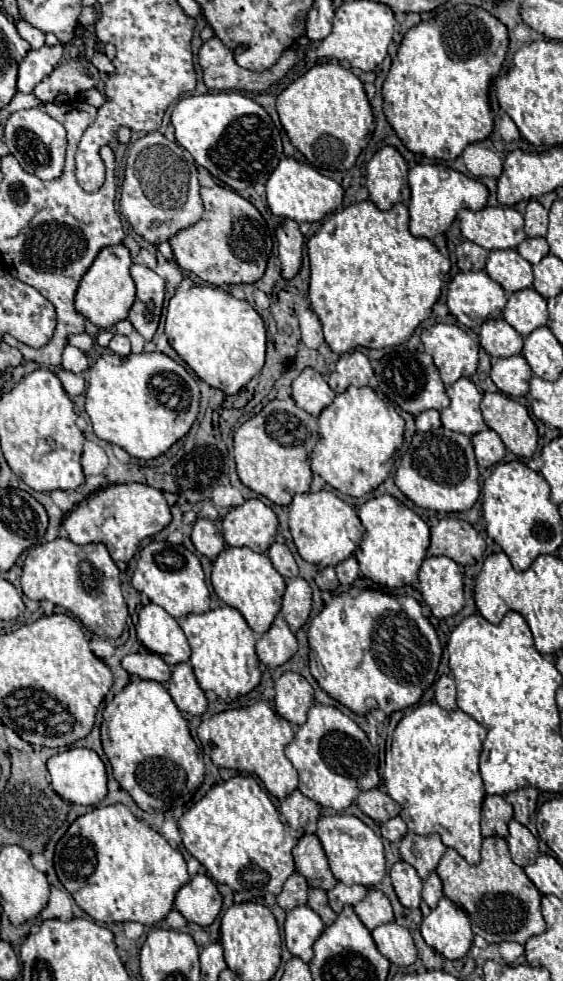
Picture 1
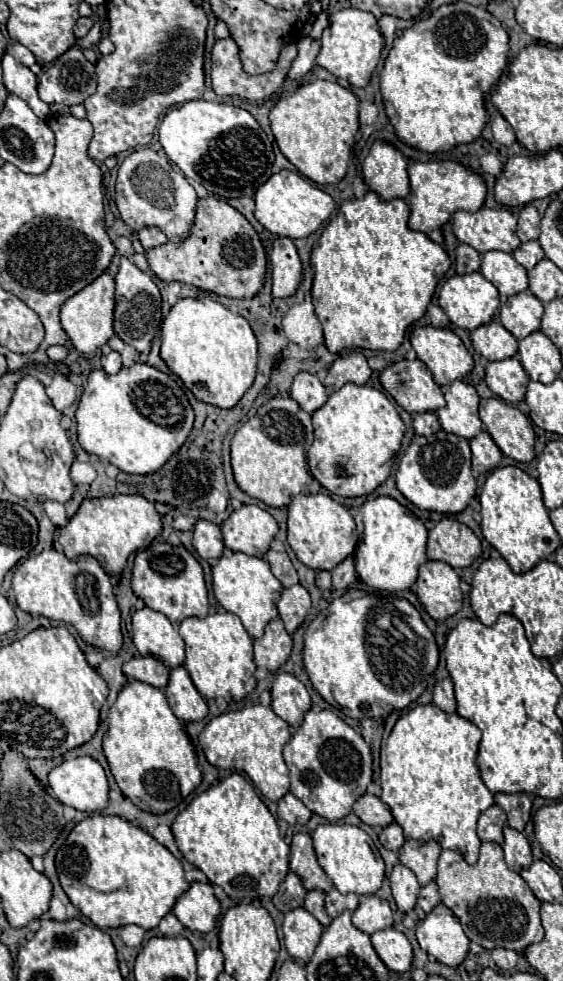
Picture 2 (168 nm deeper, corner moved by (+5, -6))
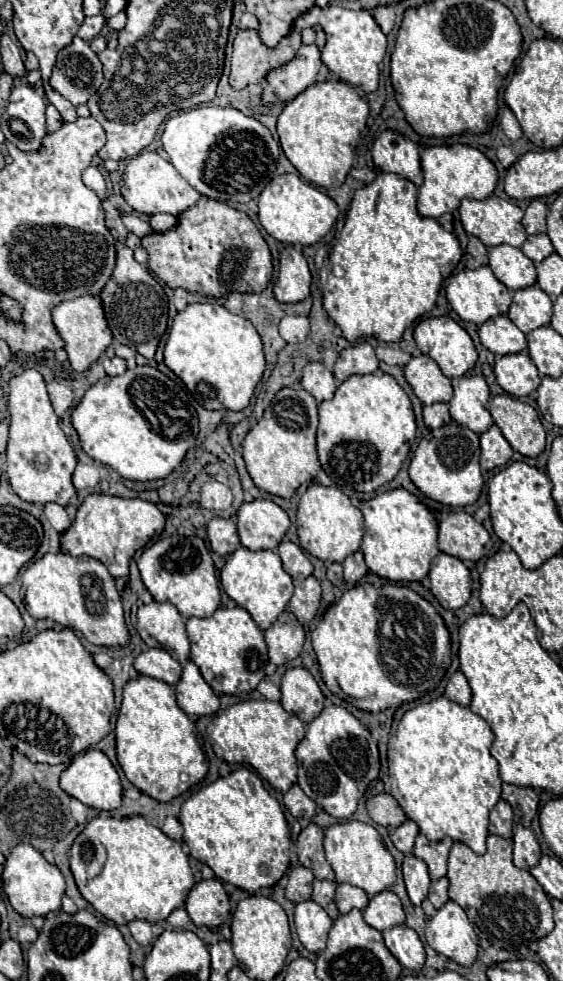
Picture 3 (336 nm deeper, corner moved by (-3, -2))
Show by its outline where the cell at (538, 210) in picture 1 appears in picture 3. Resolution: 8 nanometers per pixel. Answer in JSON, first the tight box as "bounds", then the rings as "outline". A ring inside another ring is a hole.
{"bounds":[521,199,547,235],"outline":[[[533,199],[525,211],[525,217],[521,219],[525,231],[529,235],[537,235],[537,233],[545,233],[547,227],[545,227],[545,219],[547,219],[547,205]]]}

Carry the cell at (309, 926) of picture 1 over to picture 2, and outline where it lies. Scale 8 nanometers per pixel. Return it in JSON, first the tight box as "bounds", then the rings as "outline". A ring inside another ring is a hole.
{"bounds":[283,907,323,963],"outline":[[[303,907],[285,913],[283,939],[289,955],[307,963],[321,939],[323,925]]]}

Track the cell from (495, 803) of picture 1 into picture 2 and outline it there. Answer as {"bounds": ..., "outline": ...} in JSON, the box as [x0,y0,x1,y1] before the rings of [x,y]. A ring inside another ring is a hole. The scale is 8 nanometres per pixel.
{"bounds":[477,805,507,845],"outline":[[[491,805],[479,817],[479,823],[477,823],[479,839],[481,841],[495,841],[495,843],[501,845],[505,823],[507,823],[507,815],[503,813],[503,809],[497,807],[497,805]]]}

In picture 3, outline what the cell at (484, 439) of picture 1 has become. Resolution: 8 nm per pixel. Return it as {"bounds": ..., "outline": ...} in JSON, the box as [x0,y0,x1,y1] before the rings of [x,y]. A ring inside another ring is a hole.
{"bounds":[481,425,513,469],"outline":[[[491,425],[481,435],[481,467],[483,469],[495,469],[505,465],[513,455],[511,445],[503,437],[497,425]]]}

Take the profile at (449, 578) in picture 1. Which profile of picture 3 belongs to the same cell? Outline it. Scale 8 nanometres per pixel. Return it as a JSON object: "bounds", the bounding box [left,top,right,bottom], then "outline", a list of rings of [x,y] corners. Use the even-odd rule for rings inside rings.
{"bounds":[431,553,471,609],"outline":[[[439,553],[431,561],[431,593],[445,609],[459,609],[471,597],[471,573],[461,559]]]}

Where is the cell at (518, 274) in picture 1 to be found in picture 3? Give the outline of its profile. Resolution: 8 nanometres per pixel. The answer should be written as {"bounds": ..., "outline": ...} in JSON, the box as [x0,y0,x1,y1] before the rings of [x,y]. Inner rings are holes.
{"bounds":[489,245,535,289],"outline":[[[511,245],[489,247],[489,267],[509,289],[525,289],[535,283],[535,265],[521,249]]]}

